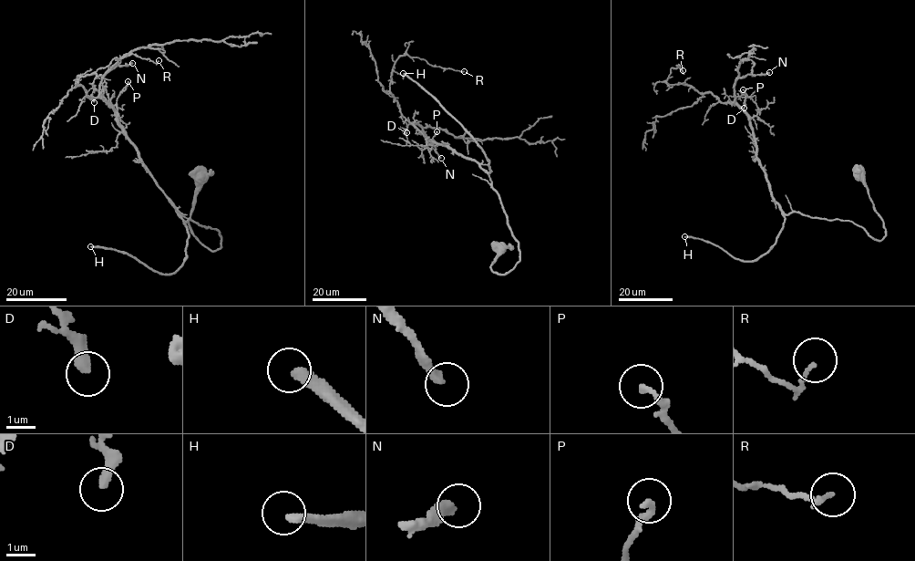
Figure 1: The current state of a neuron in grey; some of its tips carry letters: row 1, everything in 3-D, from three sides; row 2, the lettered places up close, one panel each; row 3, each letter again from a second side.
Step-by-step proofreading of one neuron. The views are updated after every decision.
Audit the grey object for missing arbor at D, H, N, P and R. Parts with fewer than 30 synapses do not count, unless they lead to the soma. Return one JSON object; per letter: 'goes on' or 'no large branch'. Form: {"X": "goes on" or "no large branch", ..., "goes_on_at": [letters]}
{"D": "no large branch", "H": "goes on", "N": "goes on", "P": "no large branch", "R": "no large branch", "goes_on_at": ["H", "N"]}

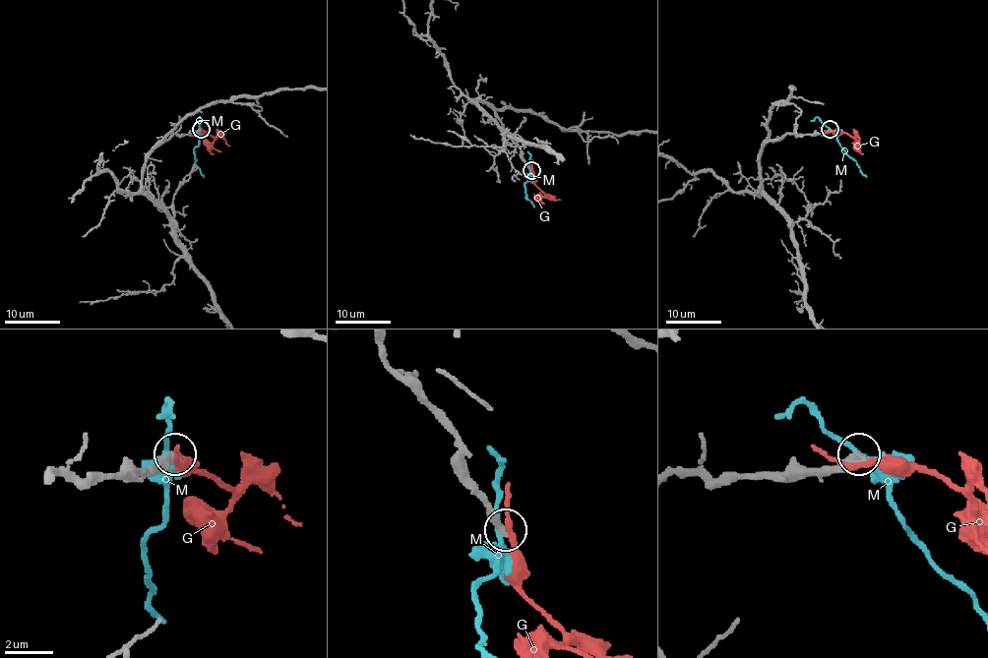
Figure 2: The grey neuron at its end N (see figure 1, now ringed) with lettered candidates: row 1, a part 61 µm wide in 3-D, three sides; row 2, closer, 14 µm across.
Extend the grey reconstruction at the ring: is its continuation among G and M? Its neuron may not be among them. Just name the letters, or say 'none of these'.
none of these

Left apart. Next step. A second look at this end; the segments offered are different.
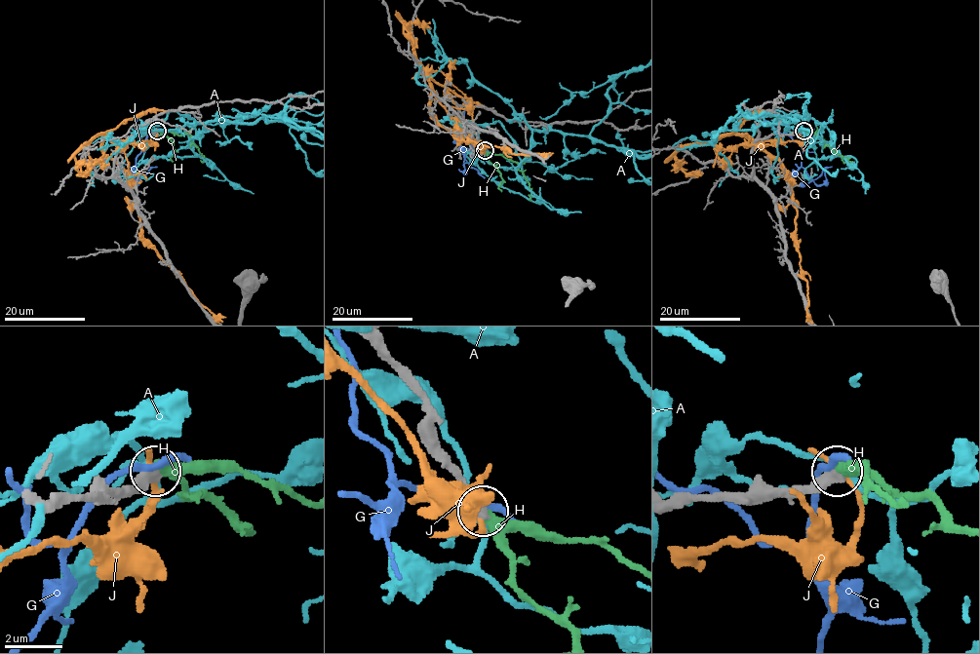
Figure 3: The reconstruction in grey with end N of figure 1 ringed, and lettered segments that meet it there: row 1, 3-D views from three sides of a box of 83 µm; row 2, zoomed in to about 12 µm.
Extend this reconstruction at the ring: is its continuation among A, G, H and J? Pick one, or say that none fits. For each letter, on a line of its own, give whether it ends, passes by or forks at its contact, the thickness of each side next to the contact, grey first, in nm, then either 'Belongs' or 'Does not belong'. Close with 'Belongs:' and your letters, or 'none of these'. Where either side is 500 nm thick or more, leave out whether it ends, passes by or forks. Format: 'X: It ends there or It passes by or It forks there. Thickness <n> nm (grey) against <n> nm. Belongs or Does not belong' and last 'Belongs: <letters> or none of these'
A: It forks there. Thickness 400 nm (grey) against 200 nm. Does not belong
G: It passes by. Thickness 440 nm (grey) against 200 nm. Does not belong
H: It passes by. Thickness 400 nm (grey) against 340 nm. Belongs
J: It passes by. Thickness 400 nm (grey) against 160 nm. Does not belong
Belongs: H

